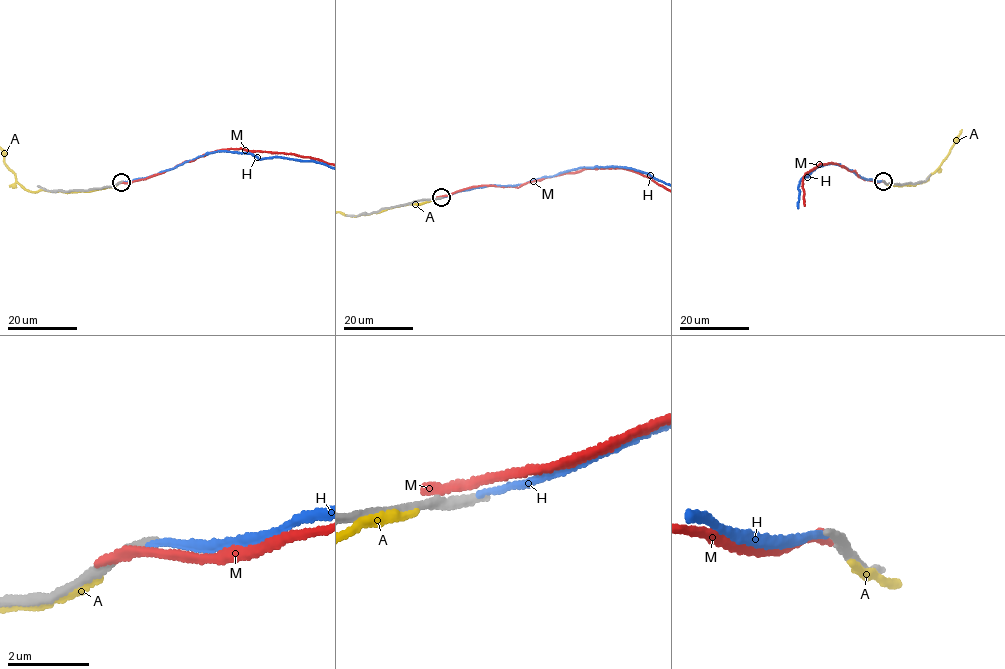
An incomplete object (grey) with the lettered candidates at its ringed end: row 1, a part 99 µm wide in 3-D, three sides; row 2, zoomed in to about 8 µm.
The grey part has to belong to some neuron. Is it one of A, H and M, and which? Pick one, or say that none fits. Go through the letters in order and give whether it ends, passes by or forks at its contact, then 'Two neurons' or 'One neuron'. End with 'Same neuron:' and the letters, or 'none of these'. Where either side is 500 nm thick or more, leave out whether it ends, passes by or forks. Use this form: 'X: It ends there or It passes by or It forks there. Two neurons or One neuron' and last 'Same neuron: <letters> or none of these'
A: It ends there. Two neurons
H: It ends there. One neuron
M: It ends there. Two neurons
Same neuron: H

